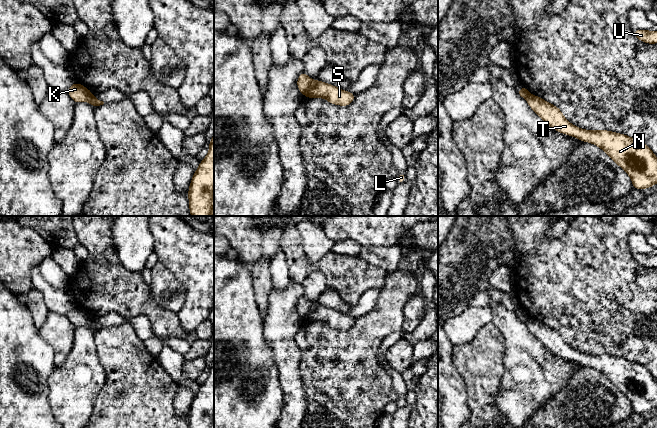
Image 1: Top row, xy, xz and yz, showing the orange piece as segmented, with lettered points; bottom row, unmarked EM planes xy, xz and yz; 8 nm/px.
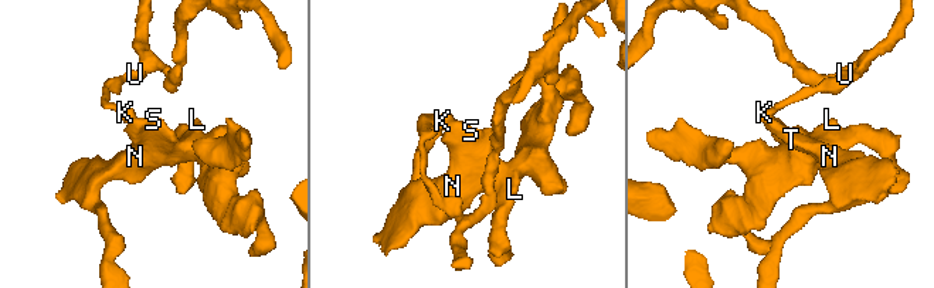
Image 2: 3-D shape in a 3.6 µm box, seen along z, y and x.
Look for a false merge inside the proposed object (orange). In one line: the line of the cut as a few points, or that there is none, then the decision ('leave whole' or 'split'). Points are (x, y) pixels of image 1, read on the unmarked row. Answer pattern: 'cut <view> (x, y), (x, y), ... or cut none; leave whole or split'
cut xz (314, 304), (310, 307), (304, 319); split

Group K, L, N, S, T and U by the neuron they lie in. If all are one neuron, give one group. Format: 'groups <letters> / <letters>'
groups K U / L N S T

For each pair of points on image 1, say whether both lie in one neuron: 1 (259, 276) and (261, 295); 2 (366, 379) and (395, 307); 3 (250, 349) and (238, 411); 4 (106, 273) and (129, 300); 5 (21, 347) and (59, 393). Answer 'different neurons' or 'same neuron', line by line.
1: same neuron
2: same neuron
3: same neuron
4: same neuron
5: different neurons

